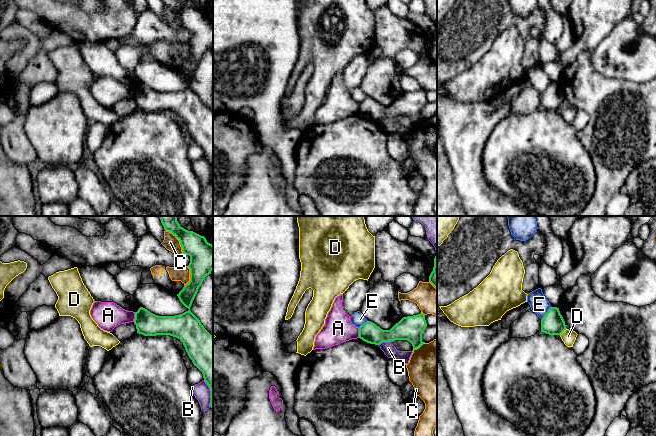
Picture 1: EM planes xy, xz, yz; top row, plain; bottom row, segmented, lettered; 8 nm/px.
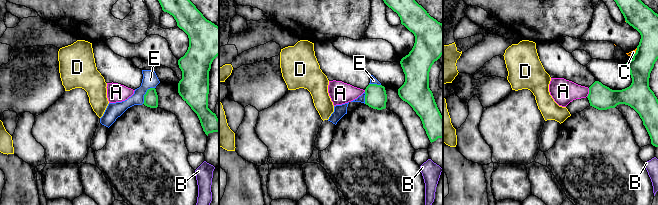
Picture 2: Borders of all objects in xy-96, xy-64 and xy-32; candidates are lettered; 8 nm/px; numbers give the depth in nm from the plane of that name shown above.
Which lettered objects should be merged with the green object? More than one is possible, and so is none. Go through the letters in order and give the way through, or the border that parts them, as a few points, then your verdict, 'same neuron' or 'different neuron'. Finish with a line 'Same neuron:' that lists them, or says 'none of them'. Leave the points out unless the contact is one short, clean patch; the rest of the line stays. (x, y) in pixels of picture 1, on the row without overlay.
A: different neuron
B: different neuron
C: different neuron
D: different neuron
E: different neuron
Same neuron: none of them

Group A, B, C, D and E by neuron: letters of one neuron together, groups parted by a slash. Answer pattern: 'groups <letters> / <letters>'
groups A / B / C / D / E

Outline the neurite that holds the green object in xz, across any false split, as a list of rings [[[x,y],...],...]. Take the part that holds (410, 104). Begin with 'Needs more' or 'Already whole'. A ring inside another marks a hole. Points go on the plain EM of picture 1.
Already whole. [[[423,89],[403,93],[390,106],[383,106],[375,99],[367,97],[359,103],[359,114],[375,121],[382,118],[407,116],[412,120],[413,125],[417,125],[425,119],[422,117],[422,110],[426,103],[427,99]]]

